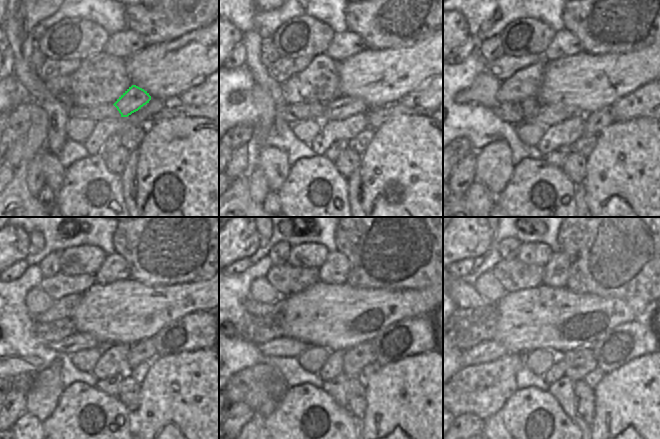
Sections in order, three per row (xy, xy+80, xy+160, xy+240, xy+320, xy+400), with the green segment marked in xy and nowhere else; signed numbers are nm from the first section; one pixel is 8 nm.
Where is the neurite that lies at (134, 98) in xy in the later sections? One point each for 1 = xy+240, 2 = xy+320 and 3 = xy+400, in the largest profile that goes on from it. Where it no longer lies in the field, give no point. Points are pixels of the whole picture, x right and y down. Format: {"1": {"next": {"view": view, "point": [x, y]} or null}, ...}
{"1": {"next": {"view": "xy+240", "point": [76, 342]}}, "2": {"next": {"view": "xy+320", "point": [284, 346]}}, "3": {"next": {"view": "xy+400", "point": [487, 351]}}}

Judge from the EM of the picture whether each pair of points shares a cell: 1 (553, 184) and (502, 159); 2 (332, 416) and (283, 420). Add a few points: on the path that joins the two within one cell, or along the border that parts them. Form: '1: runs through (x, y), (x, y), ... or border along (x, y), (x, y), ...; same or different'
1: border along (514, 167), (513, 173), (504, 189); different
2: runs through (321, 405), (310, 404), (296, 418); same

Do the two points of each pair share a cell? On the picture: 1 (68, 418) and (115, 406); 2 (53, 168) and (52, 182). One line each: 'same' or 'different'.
1: same
2: same

